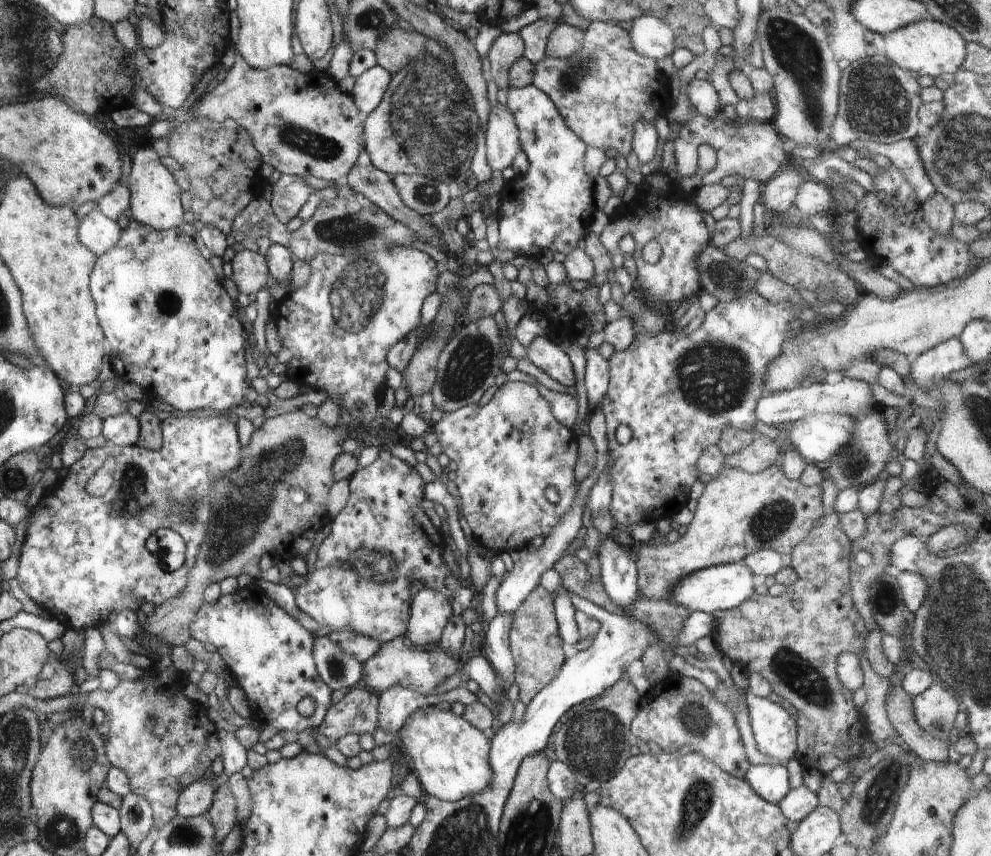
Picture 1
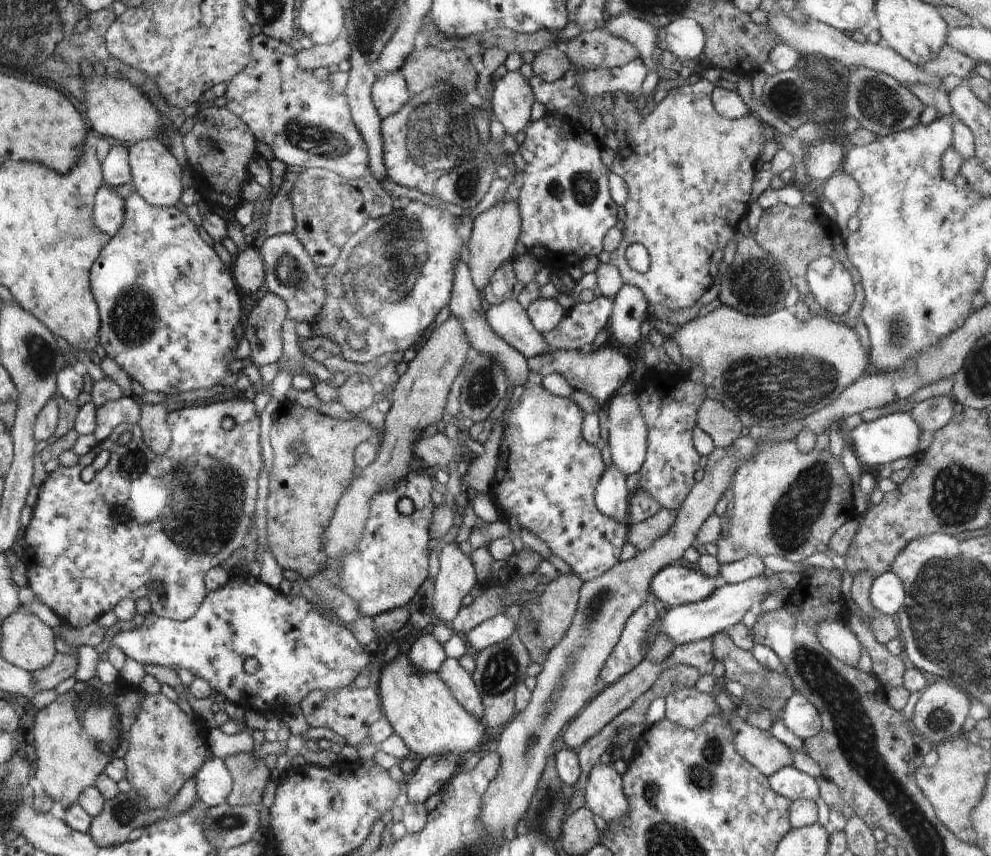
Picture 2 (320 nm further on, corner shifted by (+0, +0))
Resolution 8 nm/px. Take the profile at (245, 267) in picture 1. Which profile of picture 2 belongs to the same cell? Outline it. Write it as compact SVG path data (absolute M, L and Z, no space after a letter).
M253 242L246 250L239 251L234 257L232 266L234 278L244 293L254 294L264 284L264 264L260 254L256 252L256 244Z

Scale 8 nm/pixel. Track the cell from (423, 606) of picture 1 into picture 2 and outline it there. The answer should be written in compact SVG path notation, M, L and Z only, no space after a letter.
M456 543L443 546L439 572L435 576L433 611L435 618L450 624L461 609L462 598L477 584L469 549Z

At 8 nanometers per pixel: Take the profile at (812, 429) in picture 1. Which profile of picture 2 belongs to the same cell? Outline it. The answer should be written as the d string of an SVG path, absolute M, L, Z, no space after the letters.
M898 411L879 417L874 422L862 423L846 432L847 440L855 448L857 458L867 467L882 464L890 465L898 459L915 460L919 453L919 442L922 430L910 412Z

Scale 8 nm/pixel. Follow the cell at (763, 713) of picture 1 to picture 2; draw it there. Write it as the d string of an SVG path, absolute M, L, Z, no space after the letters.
M798 692L787 700L780 719L788 730L805 741L818 735L823 723L817 706Z

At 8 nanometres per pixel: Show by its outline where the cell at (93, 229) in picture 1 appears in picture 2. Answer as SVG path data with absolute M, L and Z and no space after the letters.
M110 185L102 186L94 205L94 222L111 237L124 227L125 200L114 193Z

